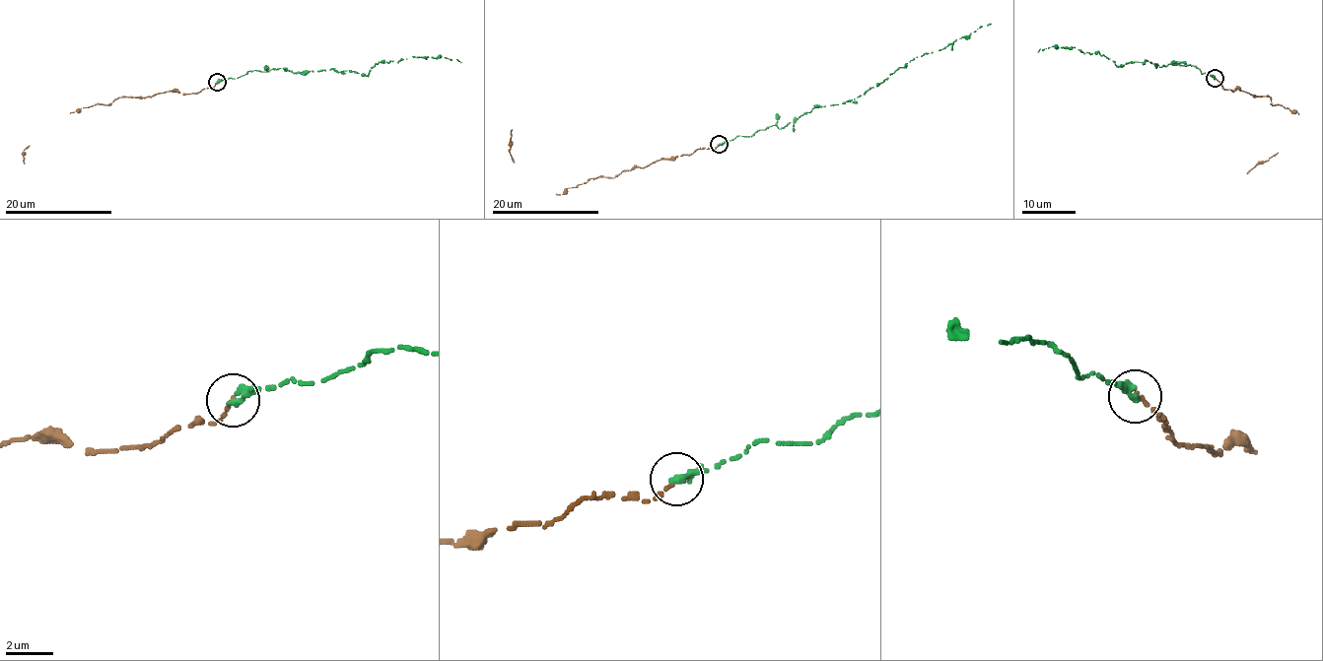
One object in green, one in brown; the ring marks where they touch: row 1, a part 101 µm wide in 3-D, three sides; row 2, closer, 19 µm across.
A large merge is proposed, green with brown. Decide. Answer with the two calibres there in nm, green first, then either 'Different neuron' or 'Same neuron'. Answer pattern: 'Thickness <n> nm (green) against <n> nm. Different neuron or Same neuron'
Thickness 360 nm (green) against 140 nm. Same neuron

